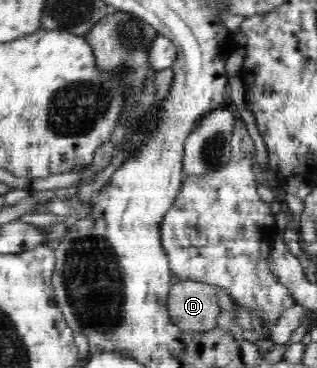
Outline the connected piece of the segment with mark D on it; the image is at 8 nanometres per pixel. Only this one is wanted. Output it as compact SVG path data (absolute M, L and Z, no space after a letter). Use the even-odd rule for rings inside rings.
M179 281L167 296L170 320L181 330L206 332L217 327L221 312L218 289L208 283Z

